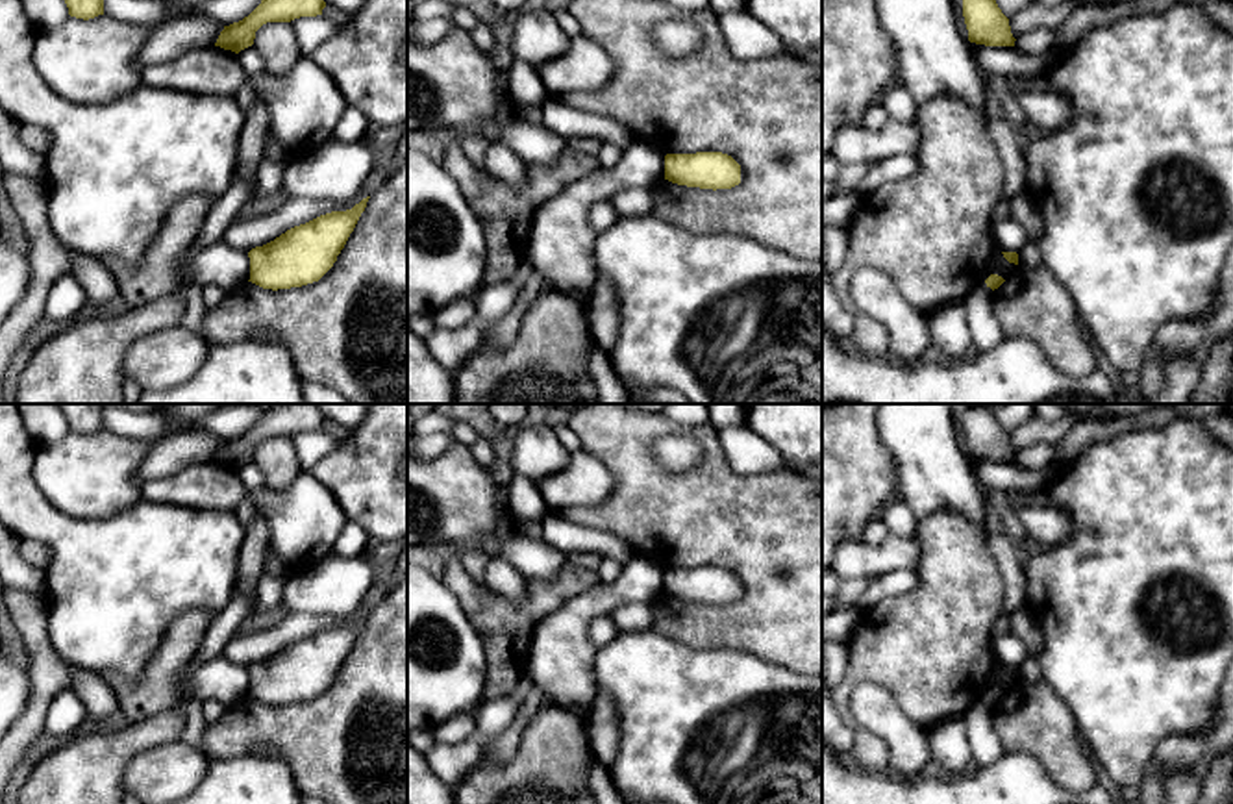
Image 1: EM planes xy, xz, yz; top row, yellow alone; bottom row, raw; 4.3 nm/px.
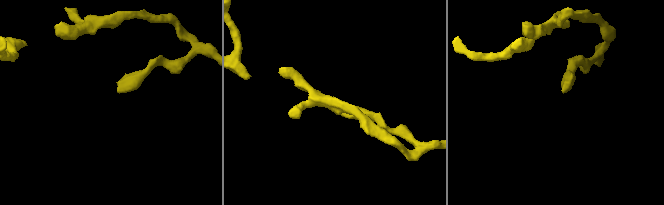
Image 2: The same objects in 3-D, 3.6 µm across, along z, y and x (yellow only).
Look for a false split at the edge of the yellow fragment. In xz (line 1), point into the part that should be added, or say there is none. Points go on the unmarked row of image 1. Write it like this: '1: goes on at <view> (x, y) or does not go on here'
1: does not go on here

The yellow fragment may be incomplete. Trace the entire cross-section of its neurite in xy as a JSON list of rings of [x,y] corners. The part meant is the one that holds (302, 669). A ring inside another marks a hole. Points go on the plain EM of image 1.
[[[368,613],[352,624],[320,630],[263,661],[252,663],[248,667],[248,697],[272,706],[318,697],[337,676]]]

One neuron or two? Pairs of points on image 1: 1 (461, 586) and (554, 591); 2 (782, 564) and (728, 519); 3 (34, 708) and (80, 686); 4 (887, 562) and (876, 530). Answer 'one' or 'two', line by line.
1: one
2: one
3: two
4: two

